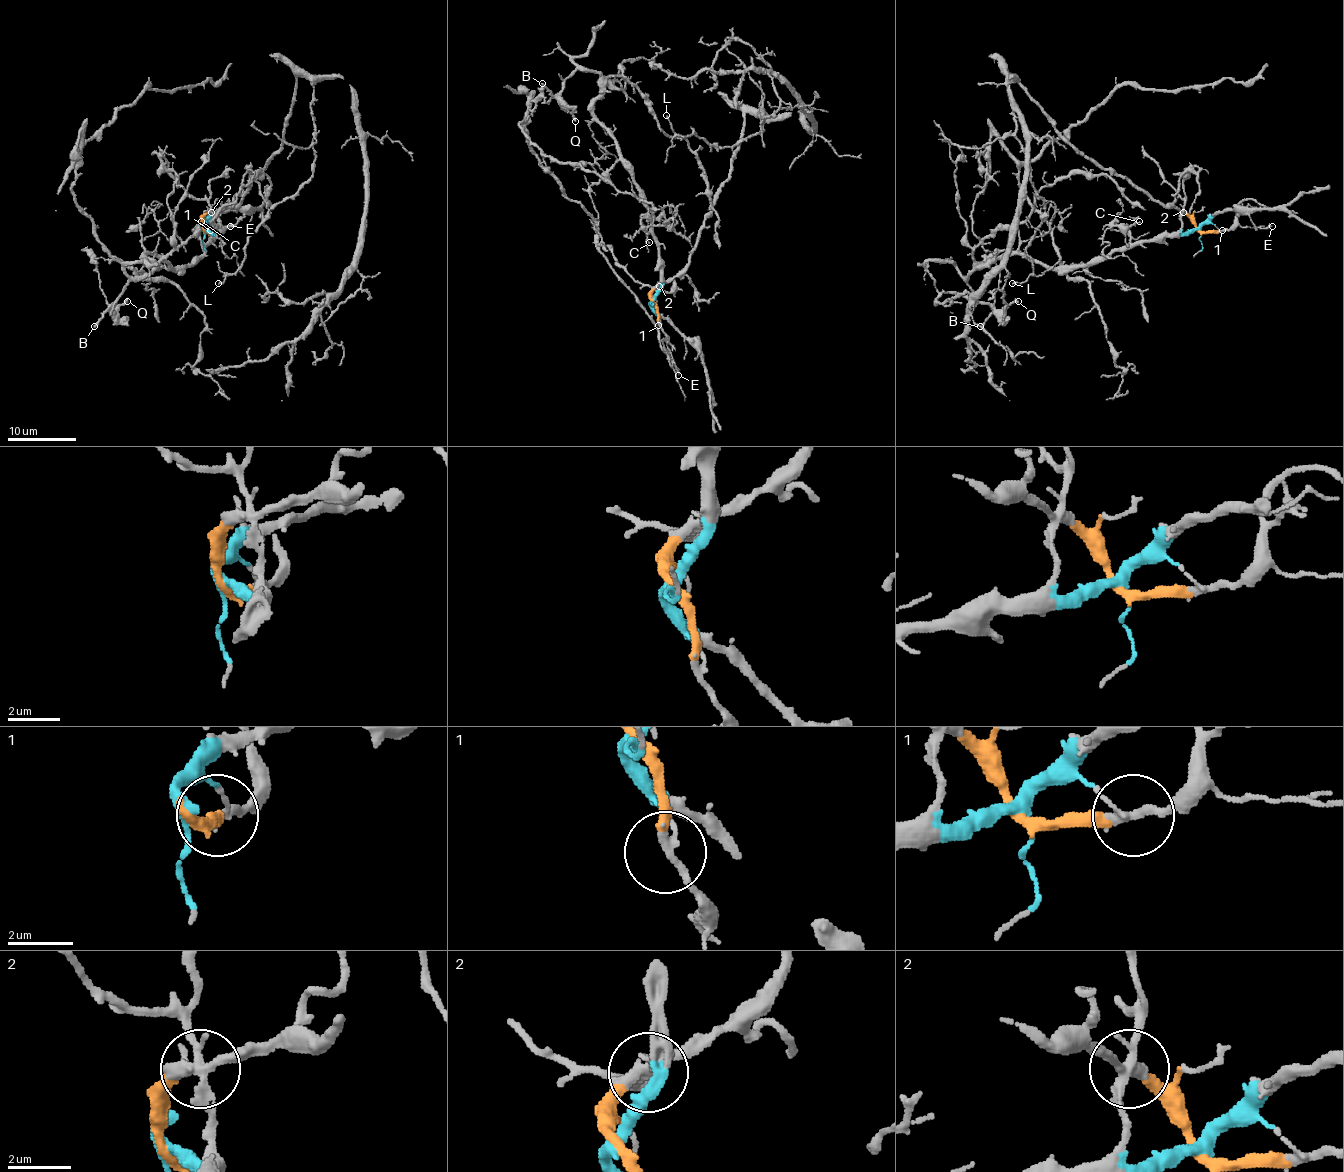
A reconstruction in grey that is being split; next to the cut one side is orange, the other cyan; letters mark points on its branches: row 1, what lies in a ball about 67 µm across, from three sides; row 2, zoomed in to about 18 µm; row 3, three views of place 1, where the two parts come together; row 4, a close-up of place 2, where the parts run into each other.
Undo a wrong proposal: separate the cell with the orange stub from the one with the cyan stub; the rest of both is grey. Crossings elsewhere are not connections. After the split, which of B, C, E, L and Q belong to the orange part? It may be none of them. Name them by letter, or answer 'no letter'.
E, L

